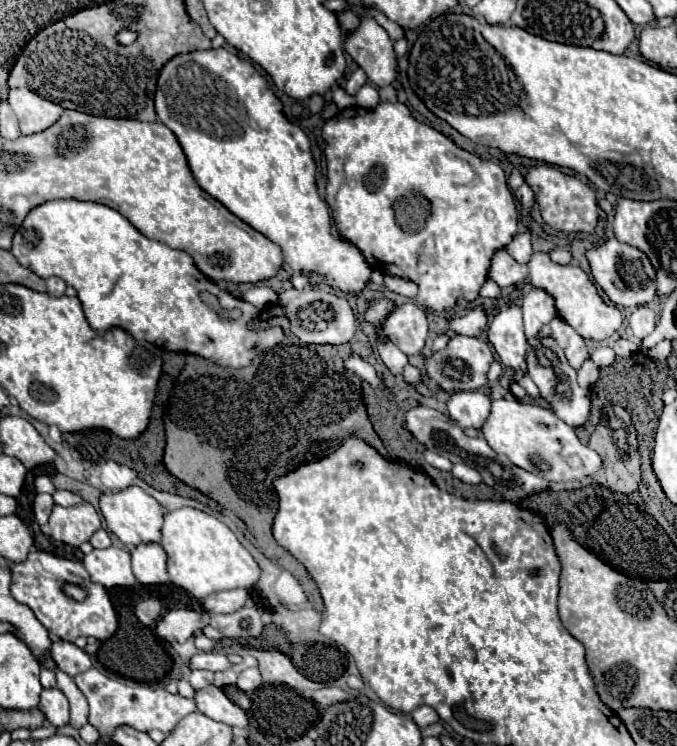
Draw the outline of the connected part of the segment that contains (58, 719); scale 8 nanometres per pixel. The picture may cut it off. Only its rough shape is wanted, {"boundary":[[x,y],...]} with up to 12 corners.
{"boundary":[[42,689],[38,709],[54,727],[70,723],[66,695]]}

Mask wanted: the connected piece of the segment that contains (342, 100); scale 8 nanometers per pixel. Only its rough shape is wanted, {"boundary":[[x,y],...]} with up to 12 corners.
{"boundary":[[344,89],[332,91],[332,101],[338,109],[346,109],[356,103]]}

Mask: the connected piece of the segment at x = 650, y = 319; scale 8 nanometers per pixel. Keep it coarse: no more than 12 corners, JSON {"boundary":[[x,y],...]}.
{"boundary":[[648,307],[634,309],[630,327],[644,339],[656,327],[656,313]]}

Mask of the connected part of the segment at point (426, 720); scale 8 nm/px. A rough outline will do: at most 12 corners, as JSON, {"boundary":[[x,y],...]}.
{"boundary":[[422,705],[412,711],[412,719],[424,728],[438,721],[432,707]]}

